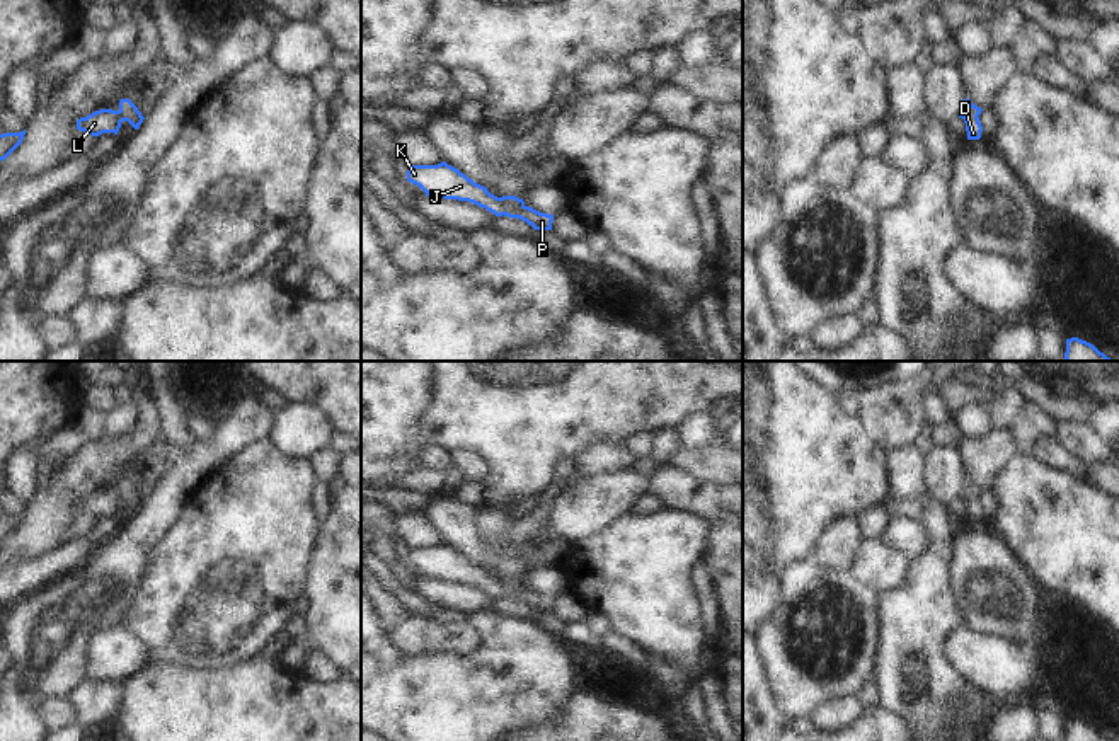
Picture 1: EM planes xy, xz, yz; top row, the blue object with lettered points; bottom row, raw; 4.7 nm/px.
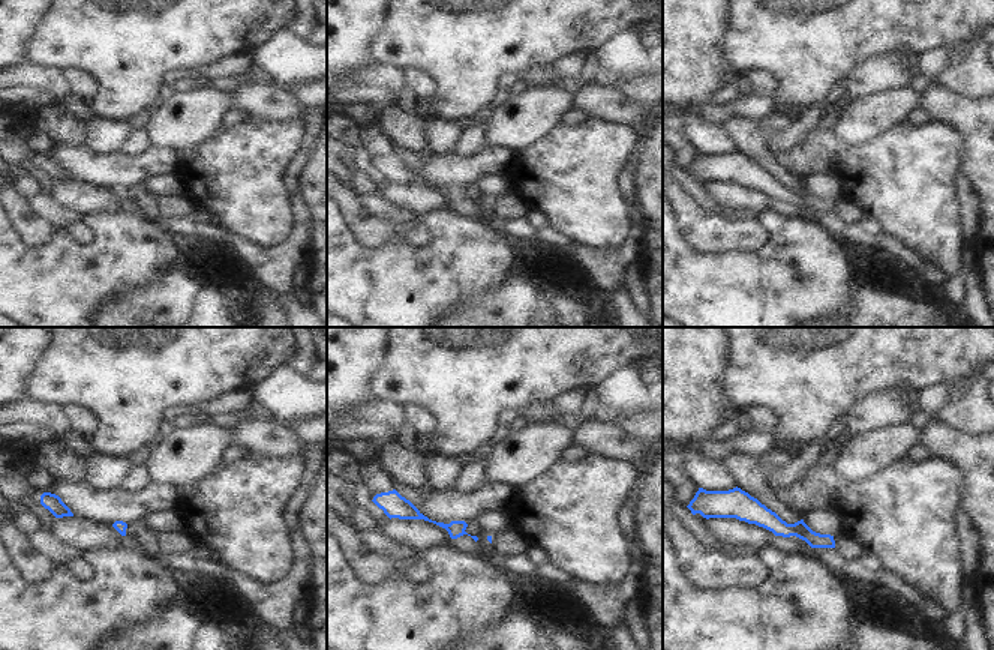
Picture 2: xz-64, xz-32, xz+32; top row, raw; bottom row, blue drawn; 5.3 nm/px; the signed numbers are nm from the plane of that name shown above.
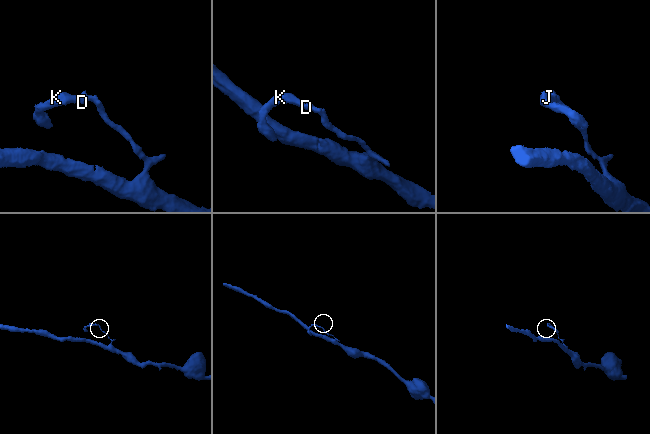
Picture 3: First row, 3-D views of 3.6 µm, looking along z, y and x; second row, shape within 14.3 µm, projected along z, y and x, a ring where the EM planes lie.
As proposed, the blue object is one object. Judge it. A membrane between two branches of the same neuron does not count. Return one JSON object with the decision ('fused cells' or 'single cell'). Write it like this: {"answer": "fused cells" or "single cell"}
{"answer": "fused cells"}

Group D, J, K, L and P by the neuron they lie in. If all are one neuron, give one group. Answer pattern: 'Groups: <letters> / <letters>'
Groups: D J K L / P

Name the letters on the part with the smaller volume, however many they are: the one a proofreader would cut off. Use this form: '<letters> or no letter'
D, J, K, L

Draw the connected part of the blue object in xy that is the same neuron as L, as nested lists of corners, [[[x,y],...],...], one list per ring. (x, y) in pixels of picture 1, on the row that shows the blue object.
[[[100,109],[89,114],[87,118],[80,118],[77,121],[77,129],[89,133],[92,136],[99,136],[102,133],[118,135],[121,123],[123,123],[123,118],[118,111]]]

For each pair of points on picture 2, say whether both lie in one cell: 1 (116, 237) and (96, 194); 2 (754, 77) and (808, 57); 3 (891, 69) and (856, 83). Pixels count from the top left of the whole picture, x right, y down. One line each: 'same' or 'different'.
1: different
2: different
3: same

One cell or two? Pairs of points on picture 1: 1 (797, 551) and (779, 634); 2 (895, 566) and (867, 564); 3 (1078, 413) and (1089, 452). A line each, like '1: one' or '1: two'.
1: two
2: one
3: two

